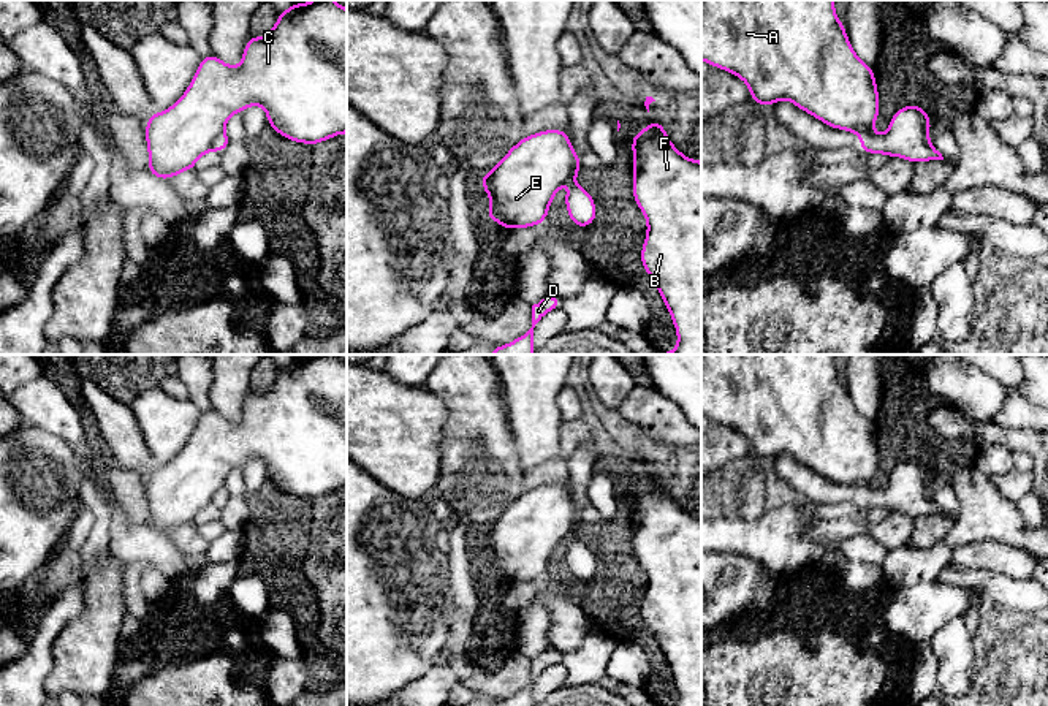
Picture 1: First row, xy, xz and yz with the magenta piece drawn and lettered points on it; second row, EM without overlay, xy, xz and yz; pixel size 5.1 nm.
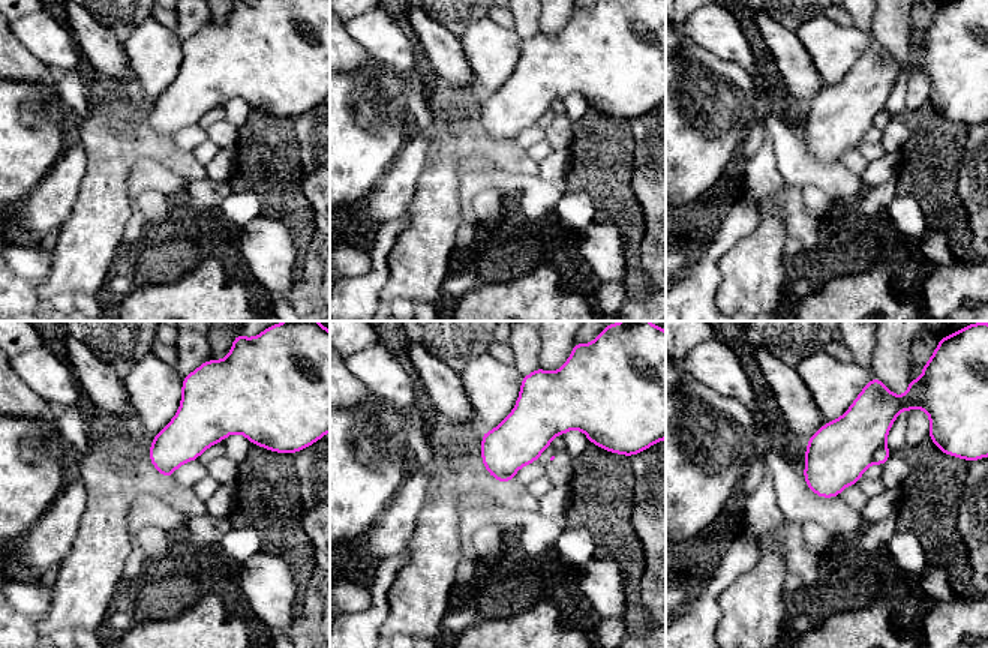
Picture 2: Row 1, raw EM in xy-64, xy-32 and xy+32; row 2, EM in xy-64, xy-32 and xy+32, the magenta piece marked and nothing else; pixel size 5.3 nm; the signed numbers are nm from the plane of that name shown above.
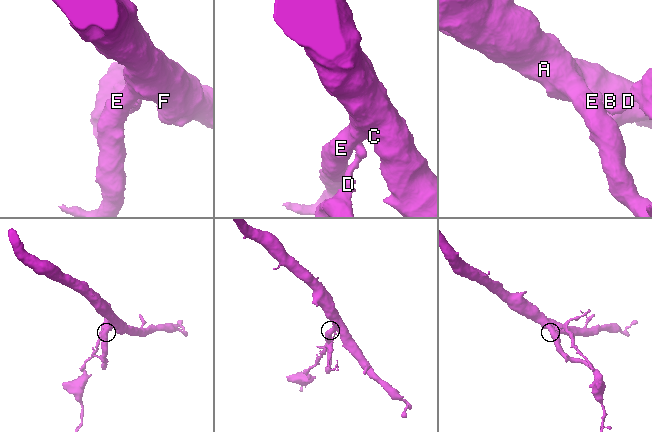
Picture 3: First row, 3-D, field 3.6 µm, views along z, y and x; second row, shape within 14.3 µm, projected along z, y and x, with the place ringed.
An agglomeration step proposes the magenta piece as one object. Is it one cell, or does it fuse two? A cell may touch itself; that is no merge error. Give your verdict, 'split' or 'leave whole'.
split

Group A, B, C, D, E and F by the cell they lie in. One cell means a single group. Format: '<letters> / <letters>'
A B C E F / D

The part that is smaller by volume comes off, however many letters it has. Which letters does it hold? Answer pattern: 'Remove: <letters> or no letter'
Remove: D

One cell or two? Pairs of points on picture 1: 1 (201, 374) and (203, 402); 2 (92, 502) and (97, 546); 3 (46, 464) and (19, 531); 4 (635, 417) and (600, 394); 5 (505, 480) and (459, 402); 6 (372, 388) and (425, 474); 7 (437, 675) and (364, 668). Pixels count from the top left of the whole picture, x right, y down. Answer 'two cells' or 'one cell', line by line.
1: one cell
2: one cell
3: one cell
4: two cells
5: one cell
6: one cell
7: two cells

